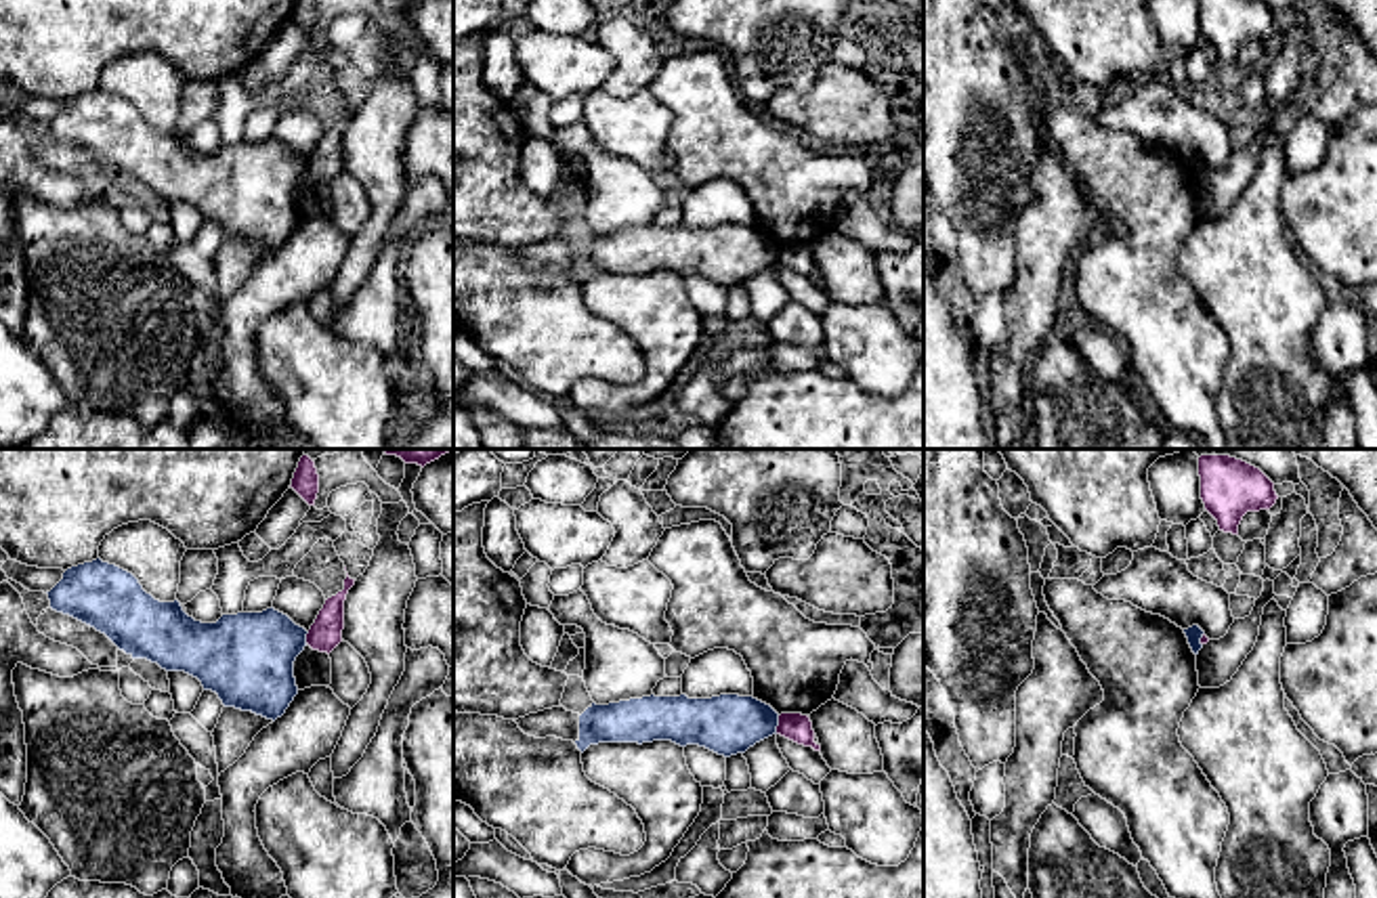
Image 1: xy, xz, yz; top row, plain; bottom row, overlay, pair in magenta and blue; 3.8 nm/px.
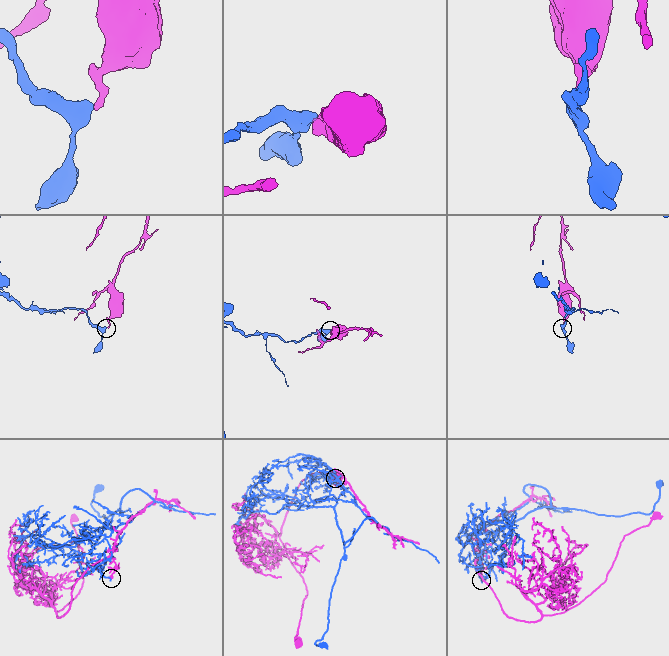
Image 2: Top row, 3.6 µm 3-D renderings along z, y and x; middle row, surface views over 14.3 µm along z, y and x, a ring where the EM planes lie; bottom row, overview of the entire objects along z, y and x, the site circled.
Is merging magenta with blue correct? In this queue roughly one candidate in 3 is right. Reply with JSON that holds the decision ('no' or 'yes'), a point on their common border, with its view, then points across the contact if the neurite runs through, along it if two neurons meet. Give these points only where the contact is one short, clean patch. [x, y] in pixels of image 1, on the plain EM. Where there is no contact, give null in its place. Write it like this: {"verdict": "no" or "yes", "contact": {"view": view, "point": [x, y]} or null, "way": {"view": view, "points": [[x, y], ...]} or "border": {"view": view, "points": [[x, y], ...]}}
{"verdict": "no", "contact": {"view": "xz", "point": [779, 254]}, "border": {"view": "xz", "points": [[779, 246], [775, 263]]}}

